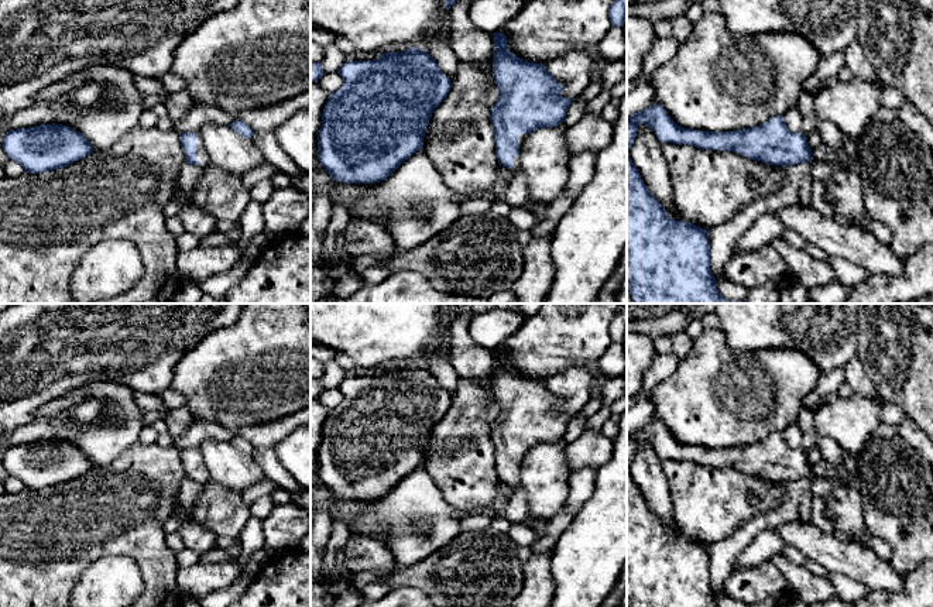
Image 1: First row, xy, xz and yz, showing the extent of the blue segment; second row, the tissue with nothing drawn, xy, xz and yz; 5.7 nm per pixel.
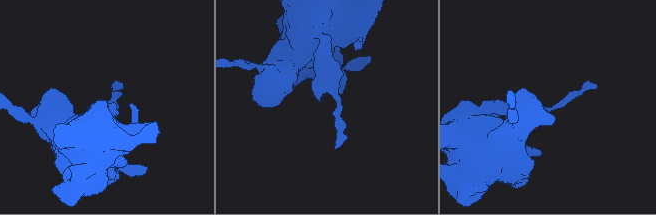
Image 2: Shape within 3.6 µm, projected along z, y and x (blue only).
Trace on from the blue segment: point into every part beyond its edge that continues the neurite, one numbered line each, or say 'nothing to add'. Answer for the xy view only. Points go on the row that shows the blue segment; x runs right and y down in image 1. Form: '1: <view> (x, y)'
1: xy (202, 155)

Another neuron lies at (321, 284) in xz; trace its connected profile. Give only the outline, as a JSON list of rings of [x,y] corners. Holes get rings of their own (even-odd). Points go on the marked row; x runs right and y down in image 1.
[[[311,268],[311,304],[325,298],[332,288],[332,280],[322,268]]]

